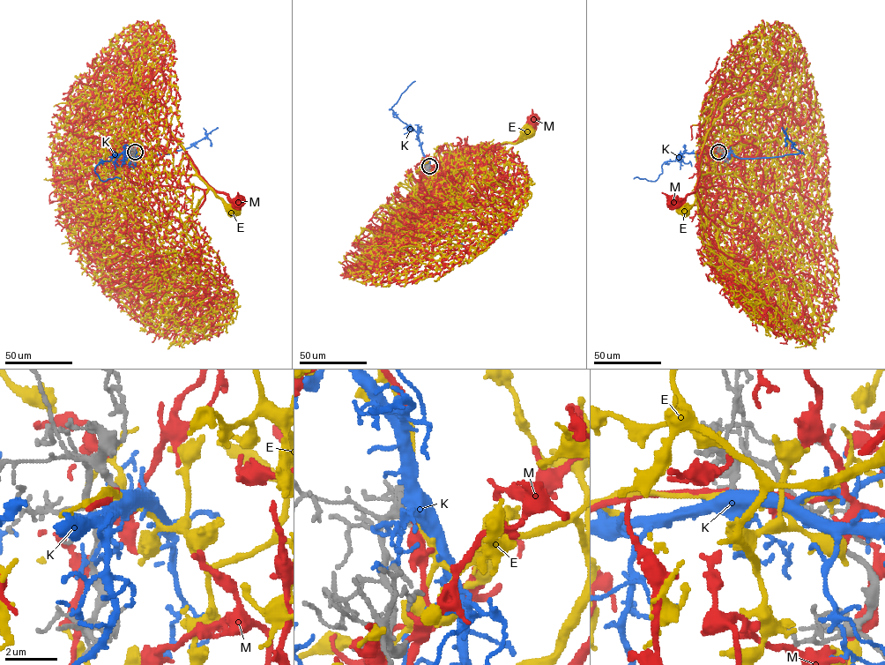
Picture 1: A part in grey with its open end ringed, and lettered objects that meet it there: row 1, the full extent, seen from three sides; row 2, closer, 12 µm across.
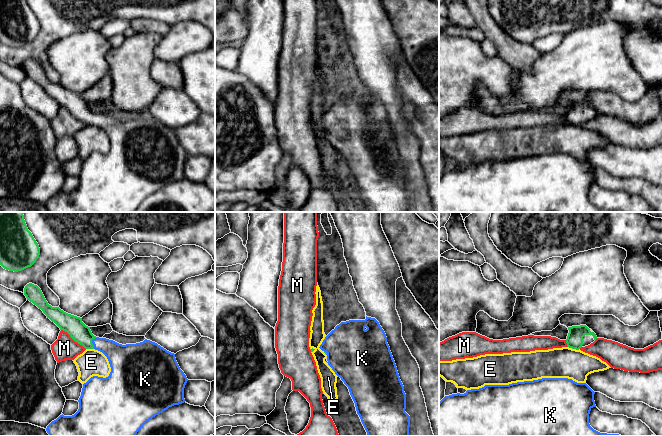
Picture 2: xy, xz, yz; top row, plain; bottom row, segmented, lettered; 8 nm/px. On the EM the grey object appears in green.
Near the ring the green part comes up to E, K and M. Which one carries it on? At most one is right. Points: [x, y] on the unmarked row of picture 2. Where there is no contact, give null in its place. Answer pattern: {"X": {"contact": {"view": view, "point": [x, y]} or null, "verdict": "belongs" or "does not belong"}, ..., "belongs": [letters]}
{"E": {"contact": {"view": "yz", "point": [574, 124]}, "verdict": "does not belong"}, "K": {"contact": {"view": "xy", "point": [91, 118]}, "verdict": "belongs"}, "M": {"contact": {"view": "xy", "point": [73, 115]}, "verdict": "does not belong"}, "belongs": ["K"]}

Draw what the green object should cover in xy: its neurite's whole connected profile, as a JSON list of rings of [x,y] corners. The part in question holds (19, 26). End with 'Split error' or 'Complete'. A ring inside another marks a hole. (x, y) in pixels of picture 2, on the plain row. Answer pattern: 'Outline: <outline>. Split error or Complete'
Outline: [[[0,0],[0,41],[22,47],[39,34],[40,24],[26,0]]]. Complete

